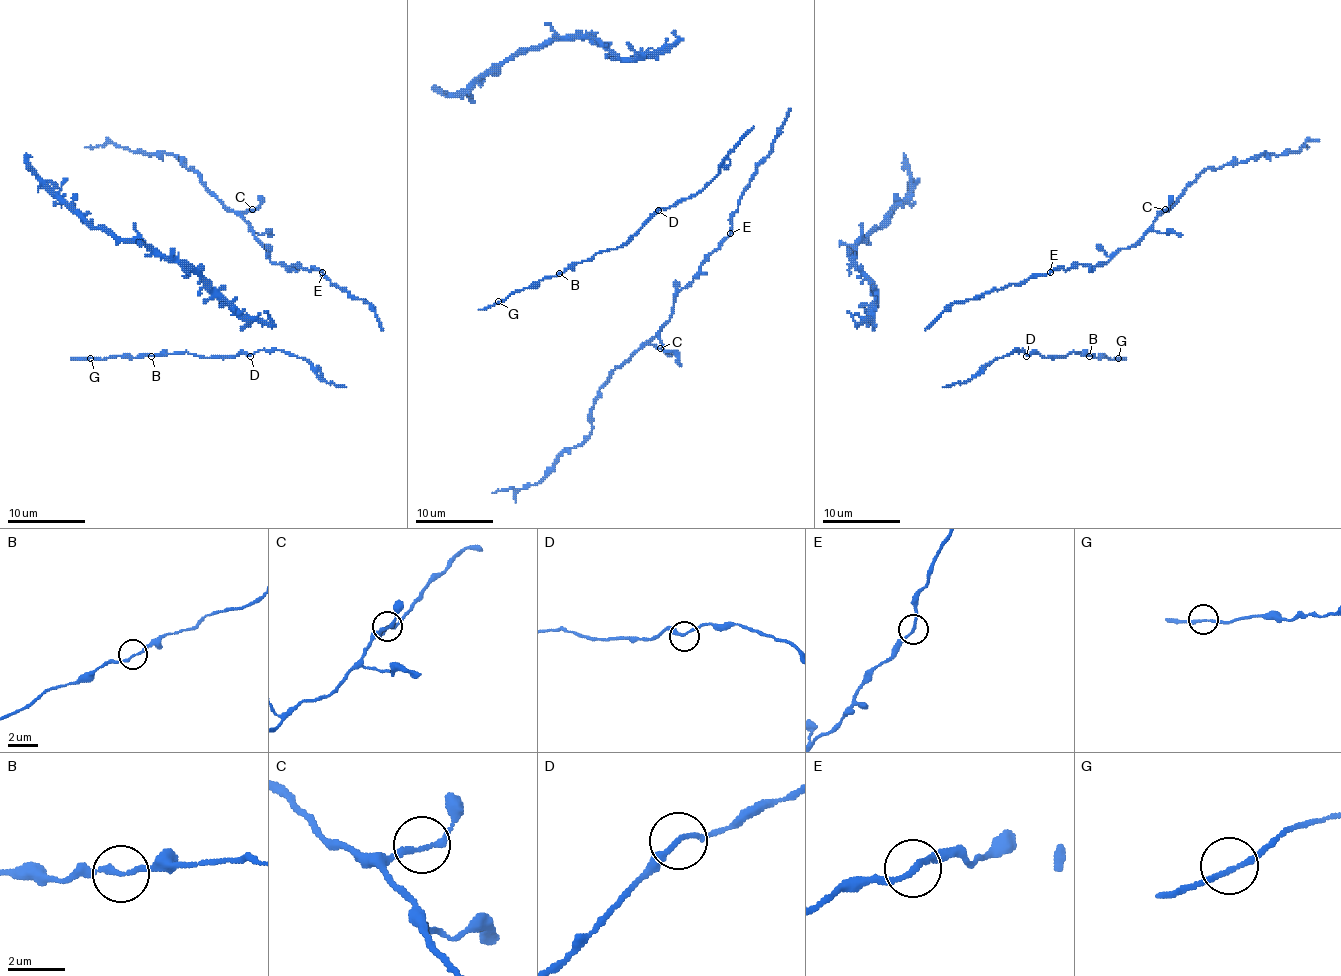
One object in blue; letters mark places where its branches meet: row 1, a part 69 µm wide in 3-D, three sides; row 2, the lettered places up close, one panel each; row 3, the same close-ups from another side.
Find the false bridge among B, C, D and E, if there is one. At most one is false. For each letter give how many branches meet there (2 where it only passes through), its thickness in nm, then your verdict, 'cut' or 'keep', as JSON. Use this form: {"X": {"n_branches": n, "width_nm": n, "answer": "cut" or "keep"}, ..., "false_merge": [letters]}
{"B": {"n_branches": 2, "width_nm": 170, "answer": "keep"}, "C": {"n_branches": 2, "width_nm": 180, "answer": "keep"}, "D": {"n_branches": 2, "width_nm": 180, "answer": "keep"}, "E": {"n_branches": 2, "width_nm": 180, "answer": "keep"}, "false_merge": []}

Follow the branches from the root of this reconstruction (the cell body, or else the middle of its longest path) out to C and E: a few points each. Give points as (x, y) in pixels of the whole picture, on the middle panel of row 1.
C: (788, 108), (771, 153), (740, 200), (730, 233), (677, 294), (673, 313), (650, 340), (660, 348)
E: (788, 108), (788, 116), (775, 138), (771, 153), (757, 167), (757, 173), (740, 200), (732, 218), (730, 233)

